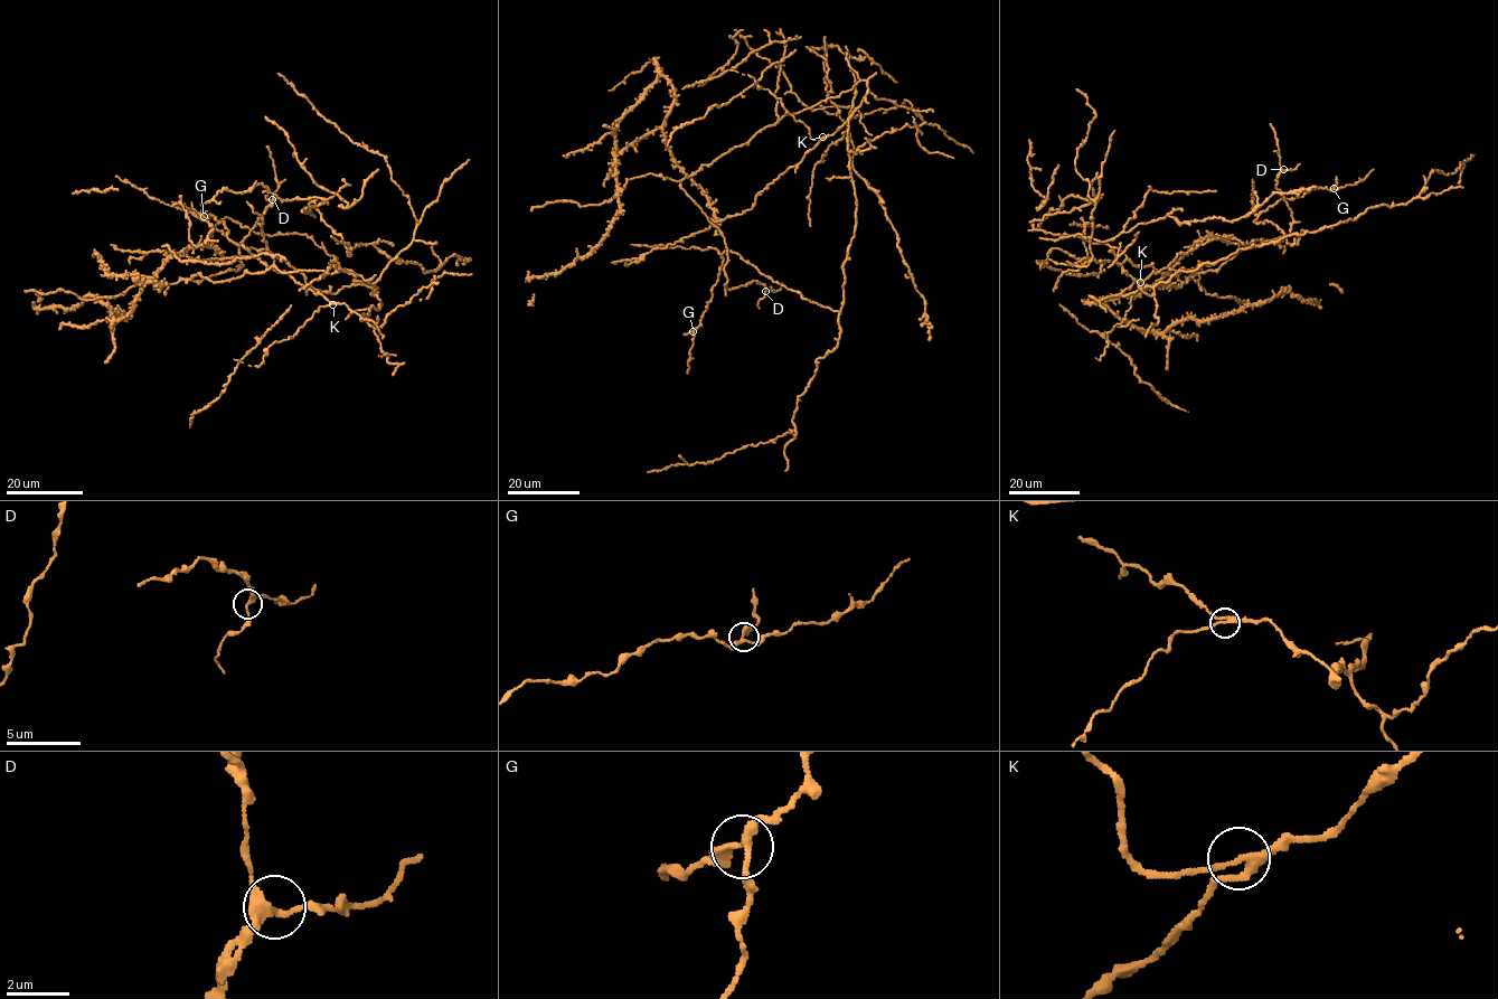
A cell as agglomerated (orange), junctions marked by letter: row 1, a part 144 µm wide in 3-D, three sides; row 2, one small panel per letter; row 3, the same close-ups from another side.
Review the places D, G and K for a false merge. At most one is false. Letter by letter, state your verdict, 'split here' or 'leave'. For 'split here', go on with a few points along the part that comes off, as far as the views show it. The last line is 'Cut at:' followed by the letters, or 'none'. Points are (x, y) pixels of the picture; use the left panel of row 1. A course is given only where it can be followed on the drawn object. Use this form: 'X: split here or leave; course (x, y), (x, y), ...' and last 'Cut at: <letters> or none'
D: leave
G: leave
K: split here; course (332, 304), (319, 307), (294, 336), (273, 342), (257, 366), (233, 359)
Cut at: K

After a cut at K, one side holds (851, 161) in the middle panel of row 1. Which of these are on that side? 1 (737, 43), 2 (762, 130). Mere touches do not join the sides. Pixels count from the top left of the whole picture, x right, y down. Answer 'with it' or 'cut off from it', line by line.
1: with it
2: with it

